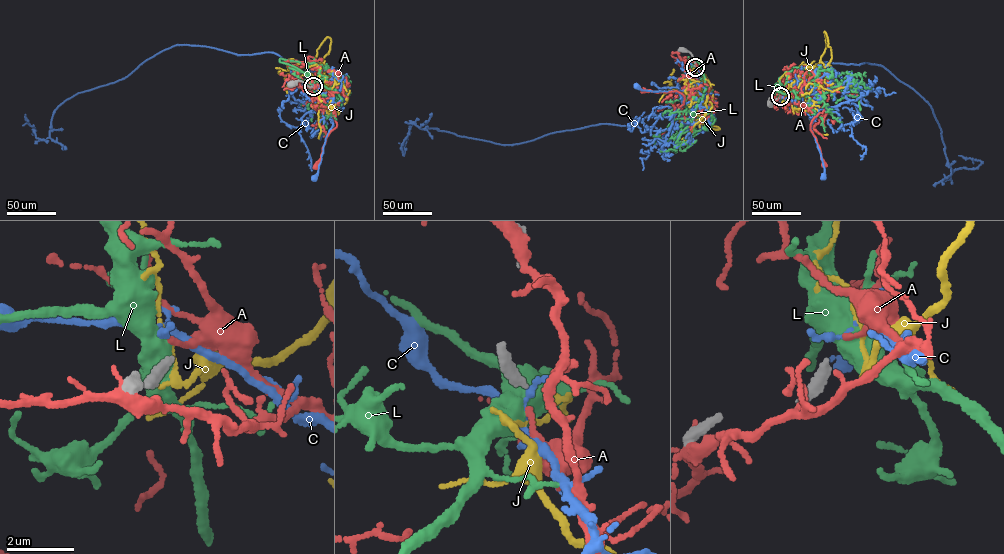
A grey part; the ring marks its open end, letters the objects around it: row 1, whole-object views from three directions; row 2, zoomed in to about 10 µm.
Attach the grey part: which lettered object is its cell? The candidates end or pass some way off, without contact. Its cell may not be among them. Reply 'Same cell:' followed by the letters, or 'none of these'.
Same cell: none of these

